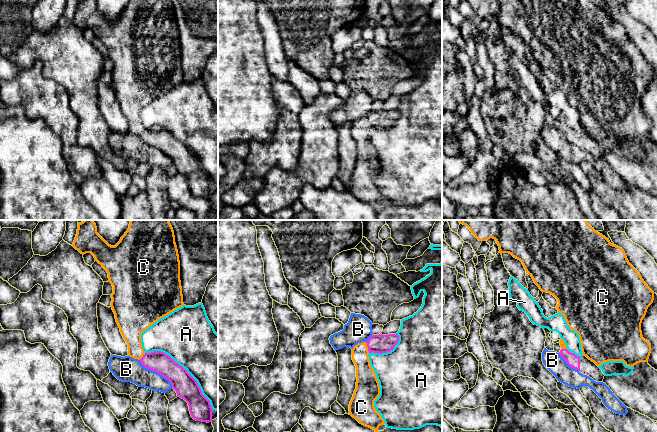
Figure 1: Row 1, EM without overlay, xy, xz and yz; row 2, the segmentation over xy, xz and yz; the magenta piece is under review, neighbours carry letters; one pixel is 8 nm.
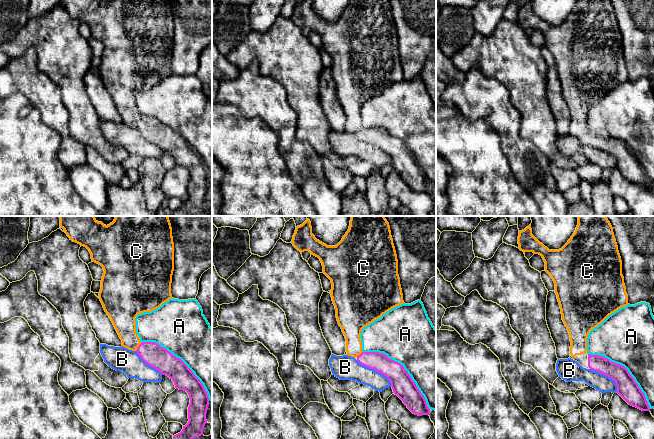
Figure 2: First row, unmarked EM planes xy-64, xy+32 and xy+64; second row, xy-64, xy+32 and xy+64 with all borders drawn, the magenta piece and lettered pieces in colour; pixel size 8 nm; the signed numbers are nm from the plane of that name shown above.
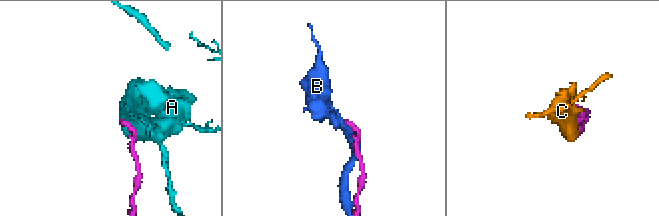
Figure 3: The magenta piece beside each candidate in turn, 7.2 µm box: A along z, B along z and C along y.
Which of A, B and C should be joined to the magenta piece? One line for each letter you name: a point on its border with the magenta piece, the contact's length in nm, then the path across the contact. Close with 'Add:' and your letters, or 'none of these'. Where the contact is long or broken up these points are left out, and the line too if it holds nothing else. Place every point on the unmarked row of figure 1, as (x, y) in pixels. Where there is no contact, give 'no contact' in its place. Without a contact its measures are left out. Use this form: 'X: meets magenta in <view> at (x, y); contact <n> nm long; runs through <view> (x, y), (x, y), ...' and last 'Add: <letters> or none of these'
C: meets magenta in xz at (367, 122); contact 90 nm long; runs through xz (380, 119), (367, 122), (363, 126), (366, 153)
Add: C

